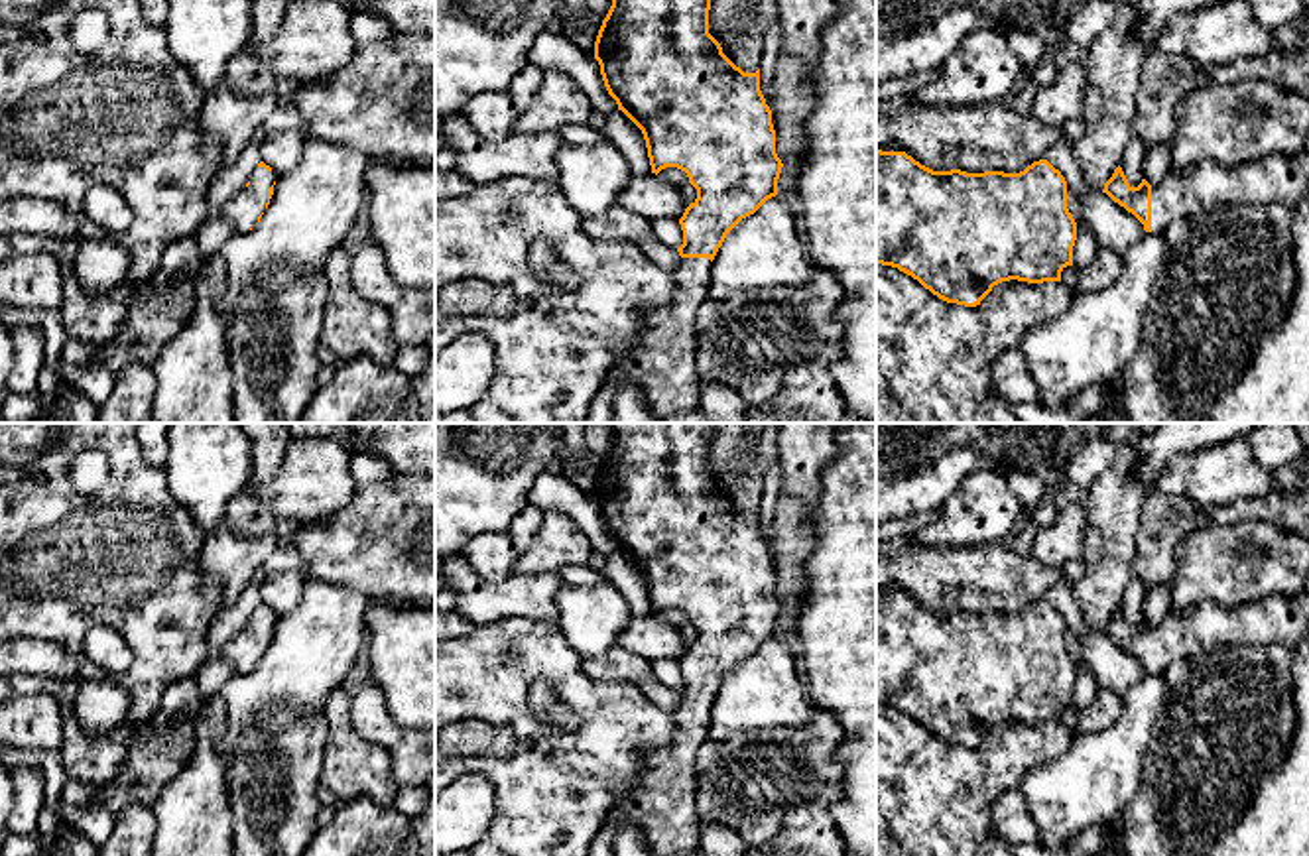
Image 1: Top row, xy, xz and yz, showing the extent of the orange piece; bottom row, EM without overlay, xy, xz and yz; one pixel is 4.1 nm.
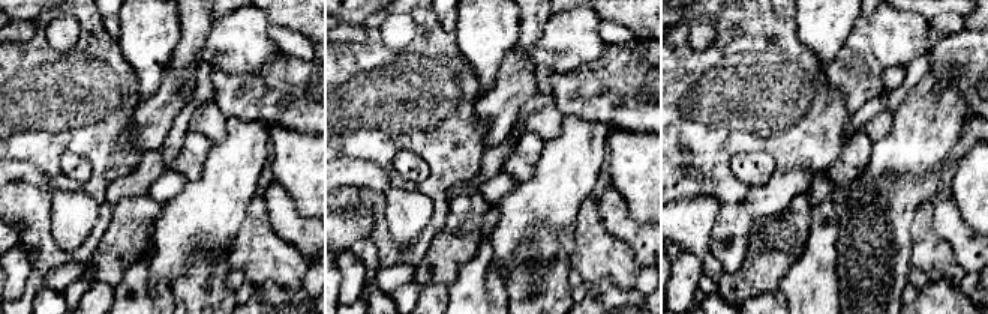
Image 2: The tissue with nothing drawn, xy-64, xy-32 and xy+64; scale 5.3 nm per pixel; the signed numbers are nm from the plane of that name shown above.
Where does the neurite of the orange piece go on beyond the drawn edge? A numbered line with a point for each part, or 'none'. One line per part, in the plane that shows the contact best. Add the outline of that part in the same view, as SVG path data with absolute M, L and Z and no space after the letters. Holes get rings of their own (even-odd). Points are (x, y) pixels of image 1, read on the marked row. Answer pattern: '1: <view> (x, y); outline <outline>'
1: yz (1280, 180); outline M1309 152L1295 157L1262 157L1224 169L1216 163L1197 165L1187 173L1169 167L1152 187L1152 232L1163 234L1171 222L1216 203L1279 203L1295 209L1307 187Z

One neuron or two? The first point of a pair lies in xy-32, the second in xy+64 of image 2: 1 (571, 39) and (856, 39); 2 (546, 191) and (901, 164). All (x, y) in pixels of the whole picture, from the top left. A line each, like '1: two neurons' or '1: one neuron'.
1: one neuron
2: one neuron

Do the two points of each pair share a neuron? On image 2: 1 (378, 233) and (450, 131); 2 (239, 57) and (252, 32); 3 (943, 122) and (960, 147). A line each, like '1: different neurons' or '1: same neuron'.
1: same neuron
2: same neuron
3: different neurons

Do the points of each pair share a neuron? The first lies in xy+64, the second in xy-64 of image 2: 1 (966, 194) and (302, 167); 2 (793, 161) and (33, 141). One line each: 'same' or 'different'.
1: same
2: same

